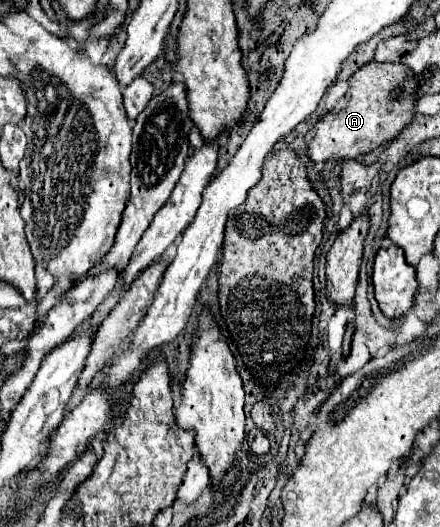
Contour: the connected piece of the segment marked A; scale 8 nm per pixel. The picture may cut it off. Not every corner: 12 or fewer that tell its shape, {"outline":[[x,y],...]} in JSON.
{"outline":[[393,62],[351,74],[345,98],[315,124],[313,162],[355,160],[397,138],[417,92]]}

